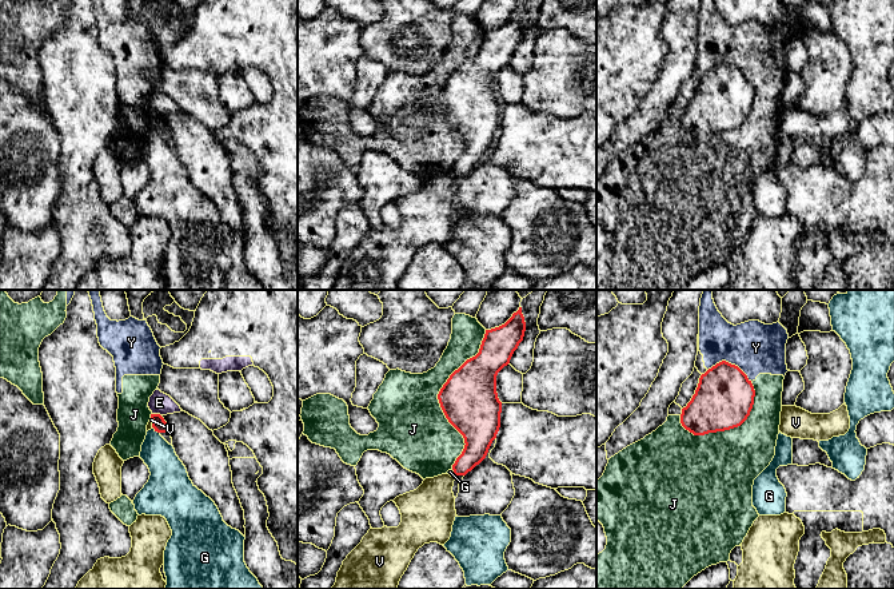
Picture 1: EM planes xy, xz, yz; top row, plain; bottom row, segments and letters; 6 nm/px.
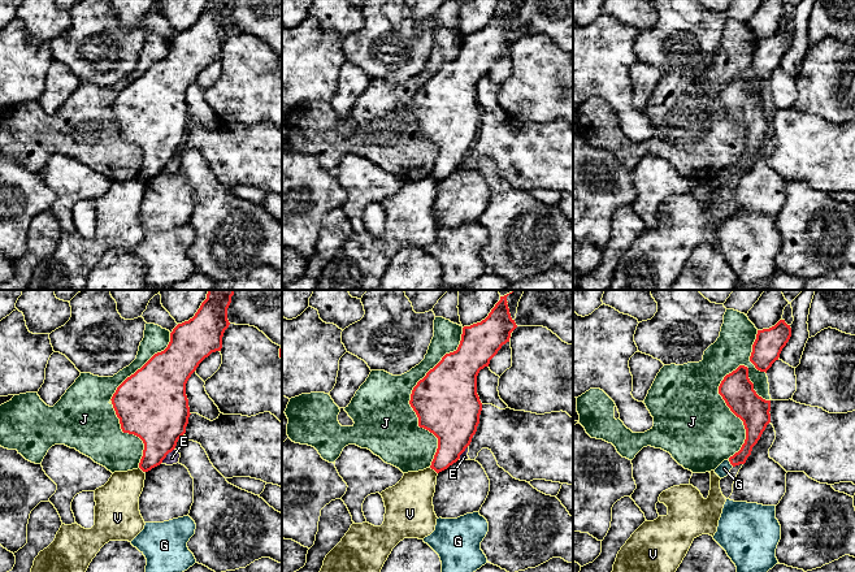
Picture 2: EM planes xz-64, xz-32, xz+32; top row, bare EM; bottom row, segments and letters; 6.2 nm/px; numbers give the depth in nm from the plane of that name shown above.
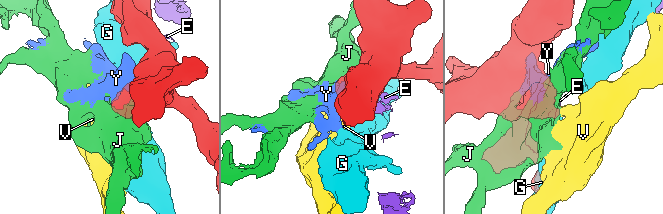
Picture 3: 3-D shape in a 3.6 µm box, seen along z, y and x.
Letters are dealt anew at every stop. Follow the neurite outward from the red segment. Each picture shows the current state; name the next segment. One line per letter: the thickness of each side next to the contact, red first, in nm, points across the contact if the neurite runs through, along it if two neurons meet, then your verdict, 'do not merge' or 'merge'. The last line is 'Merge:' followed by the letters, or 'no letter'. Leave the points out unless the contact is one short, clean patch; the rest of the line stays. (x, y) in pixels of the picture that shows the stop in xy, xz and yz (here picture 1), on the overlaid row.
E: 80 nm thick on the red side, 130 nm on the other; do not merge
G: 80 nm thick on the red side, 200 nm on the other; border along xy (152, 426), (159, 433); do not merge
J: 340 nm thick on the red side, 420 nm on the other; do not merge
V: 80 nm thick on the red side, 30 nm on the other; border along xy (151, 418), (152, 426); do not merge
Y: 360 nm thick on the red side, 300 nm on the other; do not merge
Merge: no letter

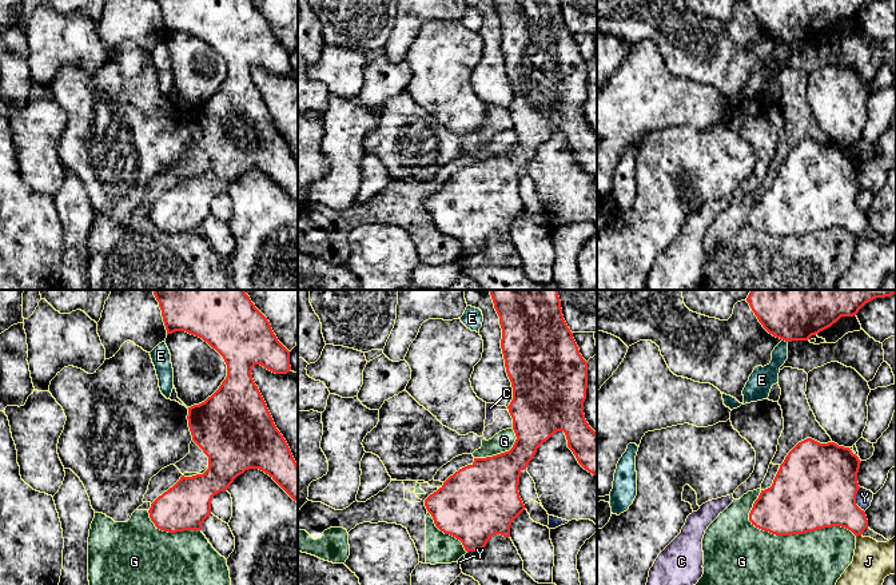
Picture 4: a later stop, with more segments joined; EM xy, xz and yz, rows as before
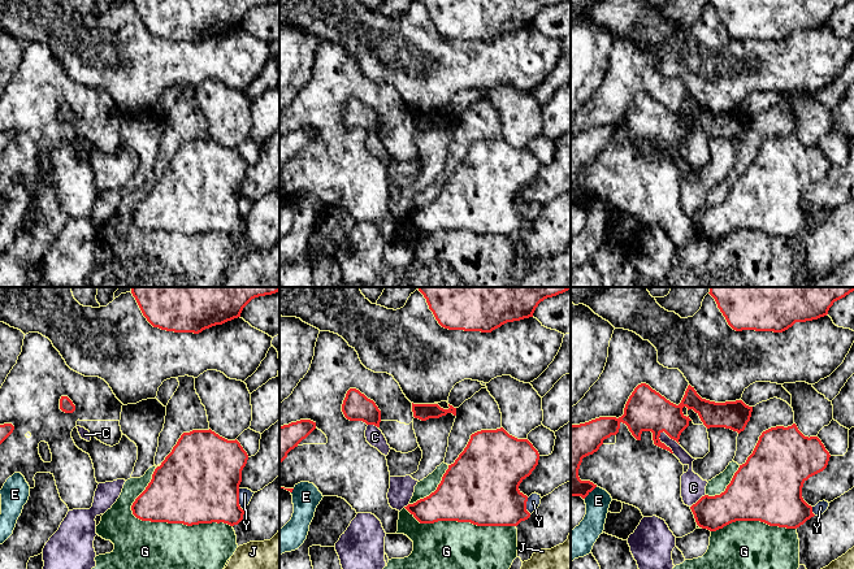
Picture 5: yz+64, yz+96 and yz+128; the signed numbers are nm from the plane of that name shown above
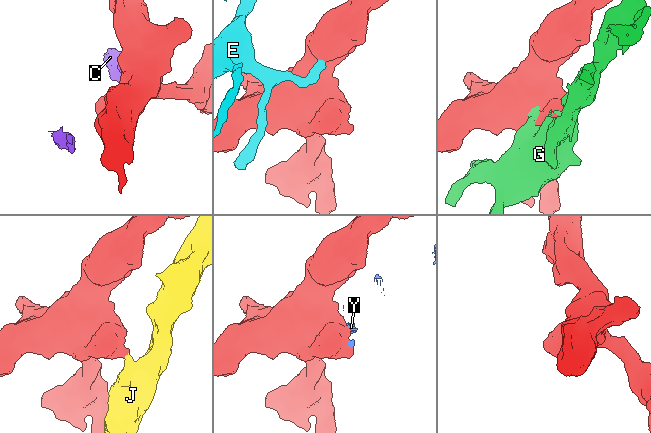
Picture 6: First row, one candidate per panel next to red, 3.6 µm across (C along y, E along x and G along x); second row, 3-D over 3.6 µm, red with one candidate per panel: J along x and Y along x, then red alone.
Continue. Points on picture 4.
C: 440 nm thick on the red side, 60 nm on the other; do not merge
E: 480 nm thick on the red side, 130 nm on the other; do not merge
G: 440 nm thick on the red side, 320 nm on the other; do not merge
J: 280 nm thick on the red side, 240 nm on the other; border along yz (860, 534), (856, 537); do not merge
Y: 500 nm thick on the red side, 100 nm on the other; do not merge
Merge: no letter

